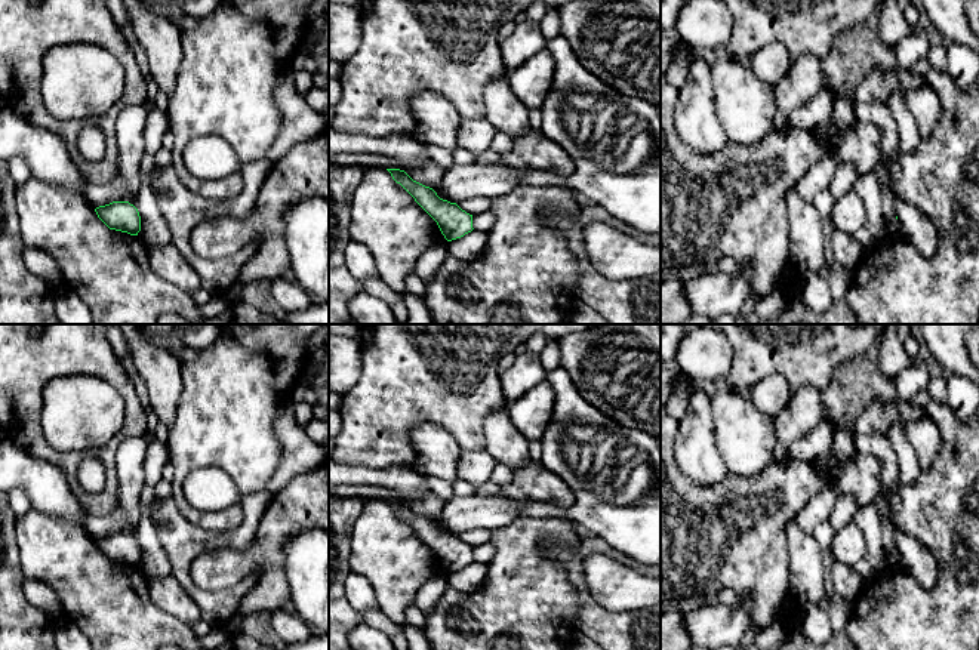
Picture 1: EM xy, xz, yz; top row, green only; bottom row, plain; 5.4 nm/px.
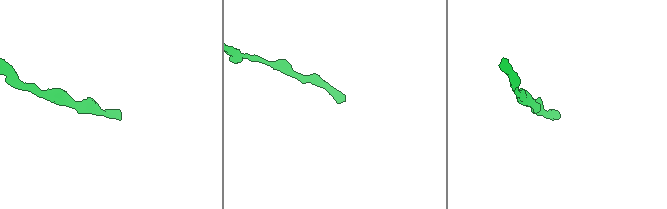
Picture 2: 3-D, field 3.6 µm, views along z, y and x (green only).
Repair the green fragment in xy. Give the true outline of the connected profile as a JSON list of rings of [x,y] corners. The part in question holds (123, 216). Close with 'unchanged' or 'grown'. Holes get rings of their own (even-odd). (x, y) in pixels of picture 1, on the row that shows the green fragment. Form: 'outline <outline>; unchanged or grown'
outline [[[113,201],[95,209],[98,218],[110,228],[130,235],[141,231],[141,216],[138,209],[129,201]]]; unchanged

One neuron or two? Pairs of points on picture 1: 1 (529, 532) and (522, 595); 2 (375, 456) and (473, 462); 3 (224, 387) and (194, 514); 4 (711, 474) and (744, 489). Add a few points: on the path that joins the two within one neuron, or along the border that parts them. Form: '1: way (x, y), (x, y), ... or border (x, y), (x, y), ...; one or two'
1: way (522, 548), (522, 579); one
2: border (462, 449), (485, 450); two
3: way (221, 418), (188, 450), (178, 483); one
4: border (729, 473), (708, 486), (698, 486), (687, 478); two

